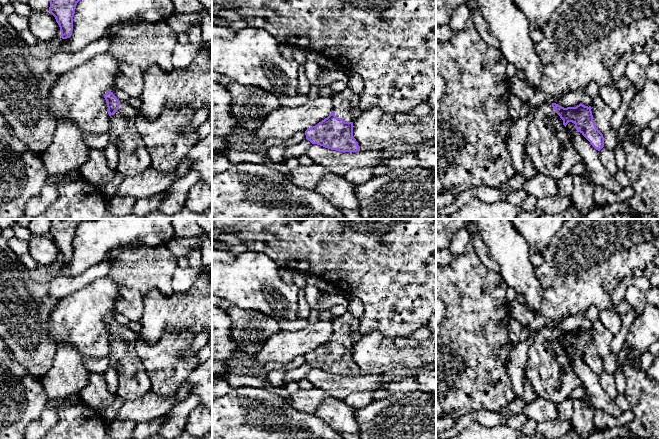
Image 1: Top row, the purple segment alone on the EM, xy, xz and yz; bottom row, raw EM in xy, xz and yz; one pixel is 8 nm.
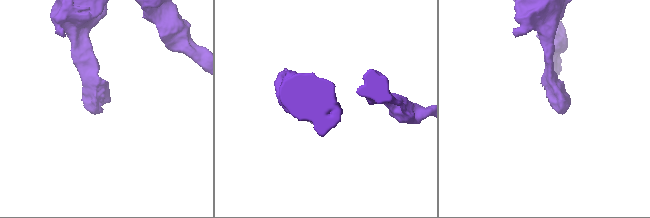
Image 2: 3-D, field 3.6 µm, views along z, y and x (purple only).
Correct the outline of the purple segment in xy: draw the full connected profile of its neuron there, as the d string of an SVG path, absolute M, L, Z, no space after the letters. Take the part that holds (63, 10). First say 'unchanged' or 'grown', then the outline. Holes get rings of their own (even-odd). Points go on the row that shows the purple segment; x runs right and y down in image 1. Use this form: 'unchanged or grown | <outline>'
unchanged | M50 0L50 13L55 17L61 31L61 38L70 38L73 31L73 17L80 0Z

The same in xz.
grown | M347 87L334 94L333 102L331 114L305 131L306 139L312 144L339 152L360 151L353 136L353 121L362 113L359 106L360 95Z

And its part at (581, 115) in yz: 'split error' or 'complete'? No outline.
split error

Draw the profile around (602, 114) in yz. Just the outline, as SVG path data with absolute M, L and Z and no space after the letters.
M599 96L593 99L591 111L595 125L602 134L612 128L611 118L613 111L604 103L604 101Z

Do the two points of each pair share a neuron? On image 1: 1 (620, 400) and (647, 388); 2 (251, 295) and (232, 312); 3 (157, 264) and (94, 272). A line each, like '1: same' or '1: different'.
1: different
2: different
3: different

